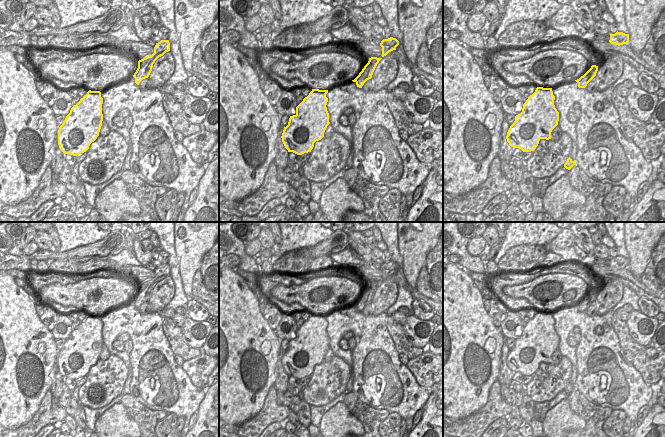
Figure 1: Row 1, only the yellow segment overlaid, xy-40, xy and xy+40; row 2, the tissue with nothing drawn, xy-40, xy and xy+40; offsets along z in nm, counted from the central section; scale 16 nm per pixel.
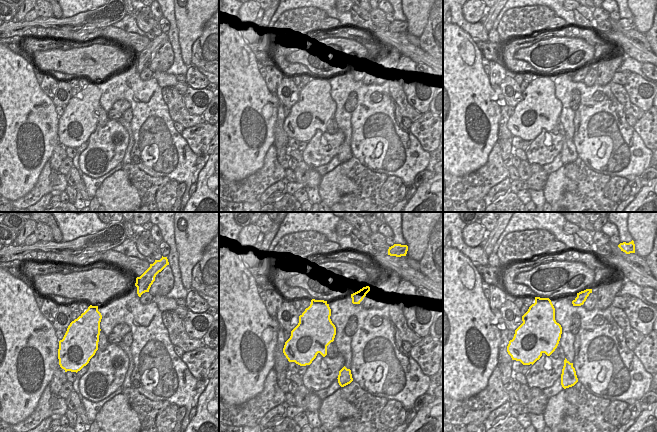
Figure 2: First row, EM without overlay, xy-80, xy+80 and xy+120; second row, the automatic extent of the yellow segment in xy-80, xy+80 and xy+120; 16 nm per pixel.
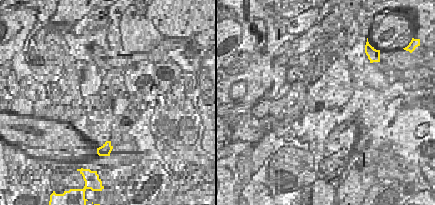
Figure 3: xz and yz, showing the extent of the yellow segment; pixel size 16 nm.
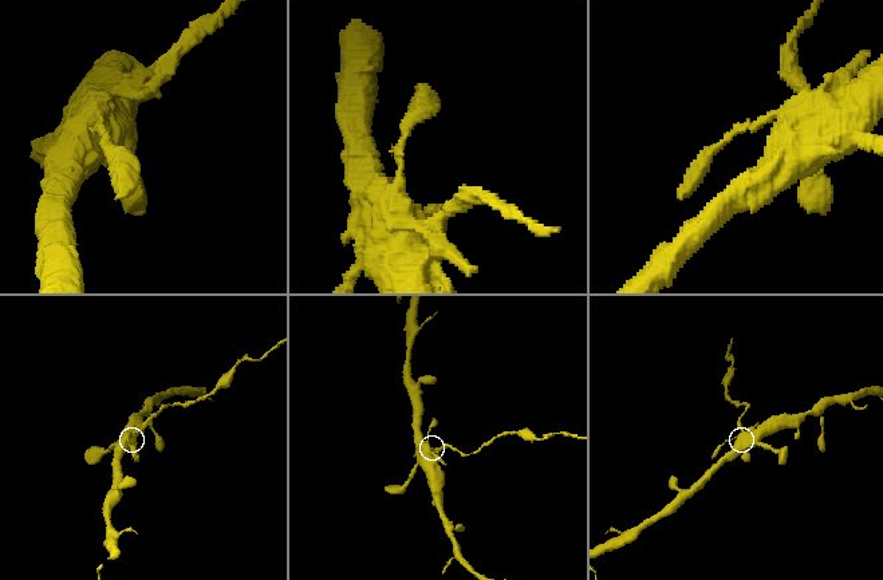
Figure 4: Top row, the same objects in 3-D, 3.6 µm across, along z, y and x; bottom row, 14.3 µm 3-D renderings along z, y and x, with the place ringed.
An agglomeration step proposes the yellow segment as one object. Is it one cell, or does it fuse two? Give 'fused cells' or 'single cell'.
fused cells

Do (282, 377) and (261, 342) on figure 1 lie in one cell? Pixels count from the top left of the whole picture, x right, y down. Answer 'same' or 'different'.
different

